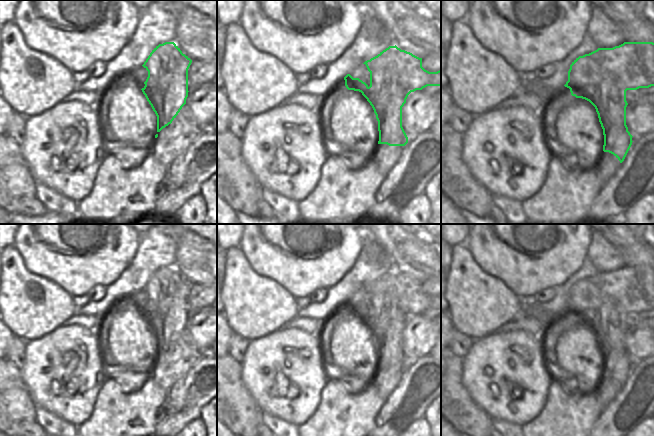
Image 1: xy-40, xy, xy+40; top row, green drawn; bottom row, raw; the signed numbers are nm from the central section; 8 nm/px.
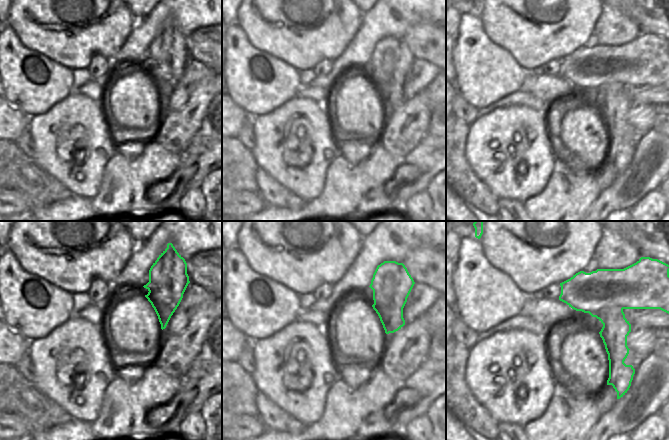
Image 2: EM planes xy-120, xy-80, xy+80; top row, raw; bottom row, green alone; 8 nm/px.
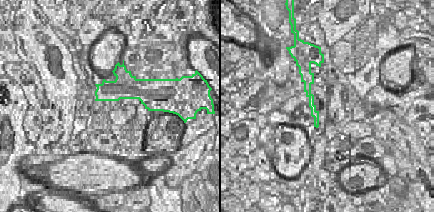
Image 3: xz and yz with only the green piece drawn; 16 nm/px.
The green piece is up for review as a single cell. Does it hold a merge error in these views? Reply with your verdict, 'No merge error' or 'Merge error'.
Merge error.

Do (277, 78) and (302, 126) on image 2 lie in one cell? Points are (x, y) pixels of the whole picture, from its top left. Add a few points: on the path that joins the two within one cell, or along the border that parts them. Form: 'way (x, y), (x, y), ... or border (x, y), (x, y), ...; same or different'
border (294, 96), (268, 113); different

